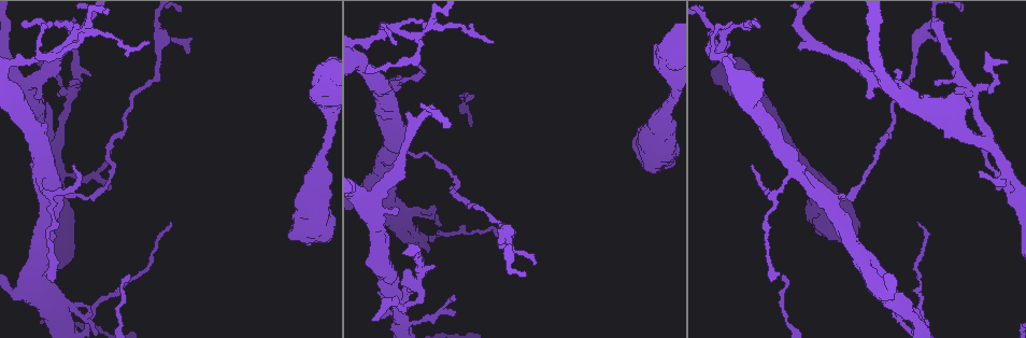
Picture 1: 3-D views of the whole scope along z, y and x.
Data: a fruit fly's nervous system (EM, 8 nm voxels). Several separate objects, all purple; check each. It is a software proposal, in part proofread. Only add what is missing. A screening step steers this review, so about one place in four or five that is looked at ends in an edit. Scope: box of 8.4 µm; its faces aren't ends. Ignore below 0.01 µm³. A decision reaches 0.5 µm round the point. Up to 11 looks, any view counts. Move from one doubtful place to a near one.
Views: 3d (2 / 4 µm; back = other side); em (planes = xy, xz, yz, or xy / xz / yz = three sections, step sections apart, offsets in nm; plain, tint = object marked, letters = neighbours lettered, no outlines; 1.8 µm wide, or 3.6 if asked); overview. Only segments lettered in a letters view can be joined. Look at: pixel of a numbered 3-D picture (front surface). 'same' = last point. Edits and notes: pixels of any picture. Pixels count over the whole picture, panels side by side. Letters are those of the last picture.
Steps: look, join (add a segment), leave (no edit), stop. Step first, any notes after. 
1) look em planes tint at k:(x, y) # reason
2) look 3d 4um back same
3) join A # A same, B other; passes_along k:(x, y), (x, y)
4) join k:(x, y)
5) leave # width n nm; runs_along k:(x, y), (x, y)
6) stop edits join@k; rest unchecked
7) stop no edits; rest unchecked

look em xz step 4 letters at 1:(171, 224) # free end

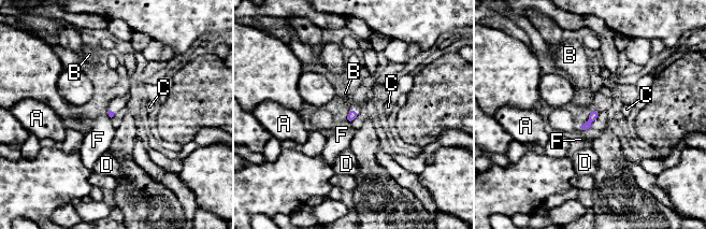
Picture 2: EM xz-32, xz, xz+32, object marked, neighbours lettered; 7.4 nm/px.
leave # A other, B other, C other, D other, F other; border 2:(579, 126), (584, 130); none of them fits

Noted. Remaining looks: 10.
look 3d 2um at 1:(323, 151) # thick turns thin

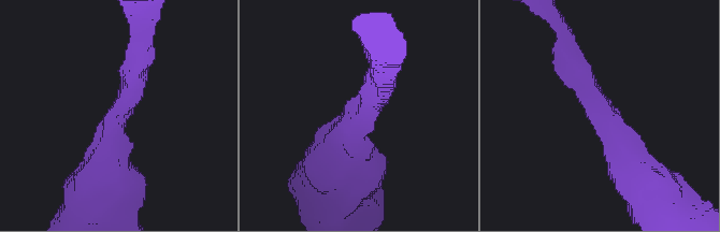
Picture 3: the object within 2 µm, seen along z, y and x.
look em planes plain at 3:(114, 113) # arm_widths 200, 440 nm; need the tissue

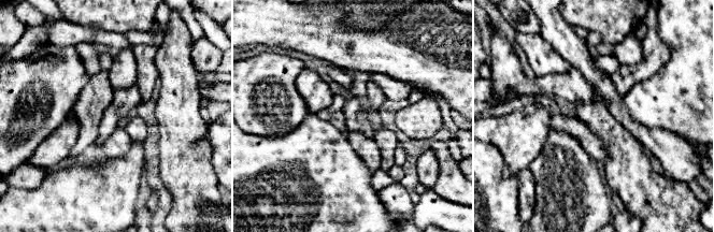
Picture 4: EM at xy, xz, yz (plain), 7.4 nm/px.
look em planes letters same

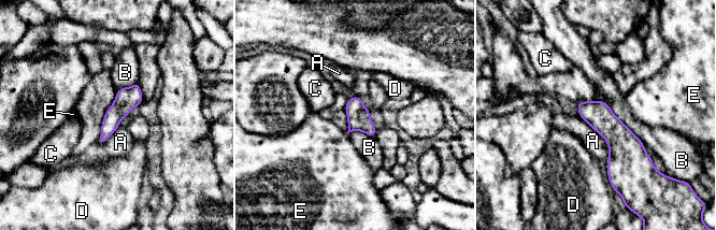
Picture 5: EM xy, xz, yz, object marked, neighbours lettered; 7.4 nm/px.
leave # A other, B other, C other, D other, E other; no lettered segment goes on from it

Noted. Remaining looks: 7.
look 3d 2um back at 1:(111, 186)

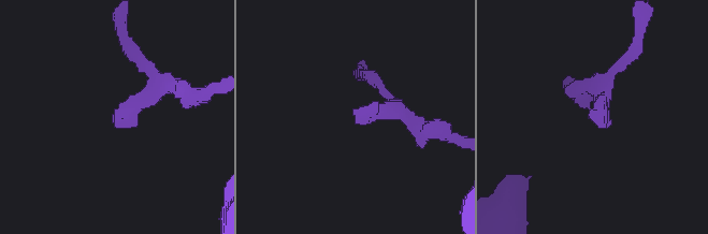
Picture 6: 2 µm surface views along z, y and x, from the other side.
look em xy step 4 tint at 6:(115, 122) # need the tissue

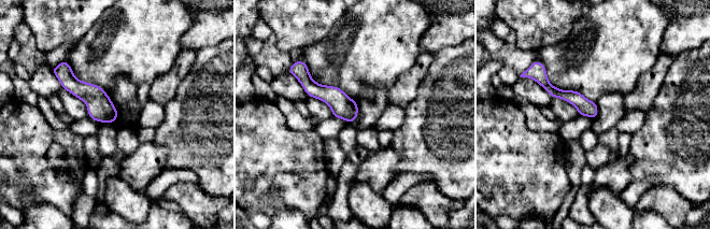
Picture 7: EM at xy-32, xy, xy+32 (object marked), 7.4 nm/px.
look em planes letters same

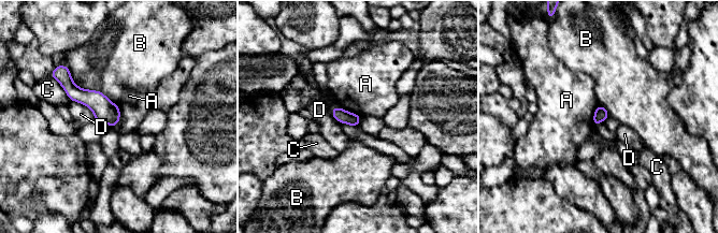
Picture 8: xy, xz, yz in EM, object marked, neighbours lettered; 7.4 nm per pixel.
leave # width 110 nm; A other, B other, C other, D other; border 8:(336, 105), (360, 116); none of them fits

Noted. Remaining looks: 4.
look em xz step 4 tint at 1:(418, 36) # looks like a crossing

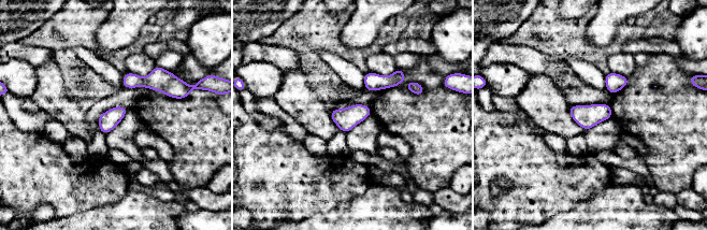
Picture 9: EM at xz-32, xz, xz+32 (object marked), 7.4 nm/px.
look em planes letters same # another direction

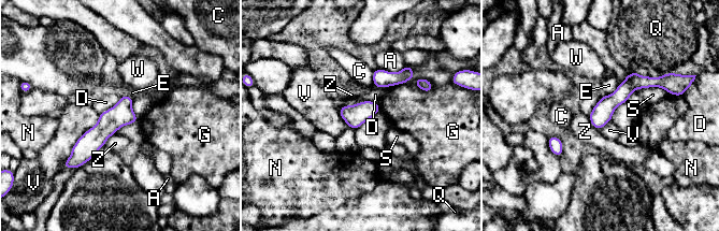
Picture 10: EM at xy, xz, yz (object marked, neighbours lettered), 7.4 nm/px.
leave # width 150 nm; A other, C other, D other, E other, G other, N other, Q other, S other, V other, W other, Z other; runs_along 10:(127, 98), (78, 162); none of them fits

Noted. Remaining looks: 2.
stop no edits; rest unchecked

